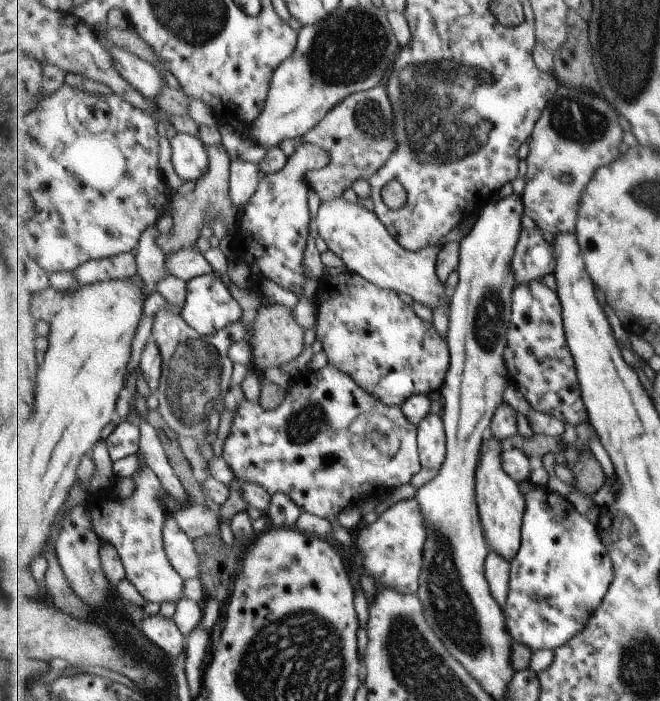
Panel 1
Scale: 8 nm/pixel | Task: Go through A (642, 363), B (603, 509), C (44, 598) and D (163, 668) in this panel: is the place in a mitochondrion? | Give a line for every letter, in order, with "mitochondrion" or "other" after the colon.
A: other
B: other
C: other
D: other

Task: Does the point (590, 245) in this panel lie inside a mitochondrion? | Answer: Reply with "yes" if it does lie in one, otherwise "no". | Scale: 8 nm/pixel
no

